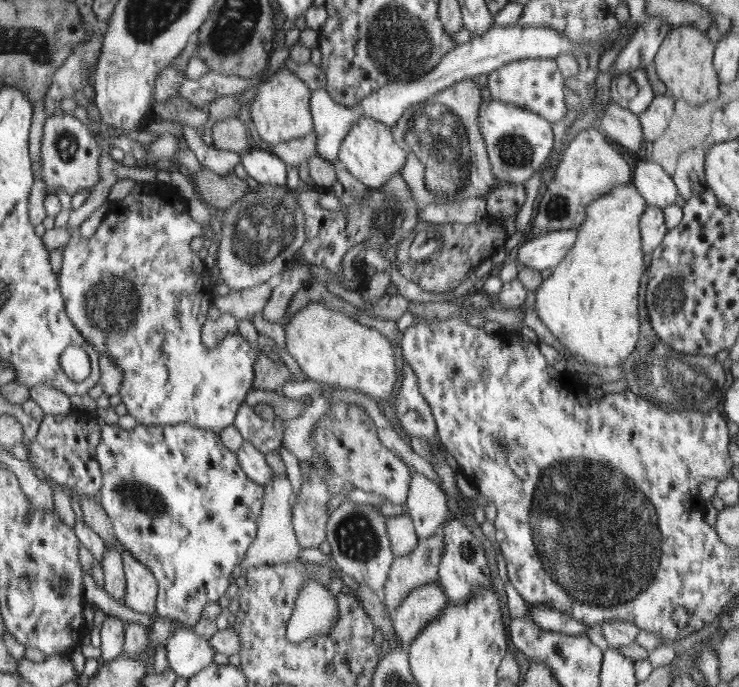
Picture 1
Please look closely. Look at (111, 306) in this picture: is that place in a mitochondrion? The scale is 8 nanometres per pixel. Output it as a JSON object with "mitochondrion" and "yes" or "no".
{"mitochondrion":"yes"}

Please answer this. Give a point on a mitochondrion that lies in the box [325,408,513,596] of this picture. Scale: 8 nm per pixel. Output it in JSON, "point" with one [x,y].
{"point":[354,535]}

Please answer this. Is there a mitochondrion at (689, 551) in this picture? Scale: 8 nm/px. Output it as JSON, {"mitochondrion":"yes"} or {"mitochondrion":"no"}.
{"mitochondrion":"no"}

